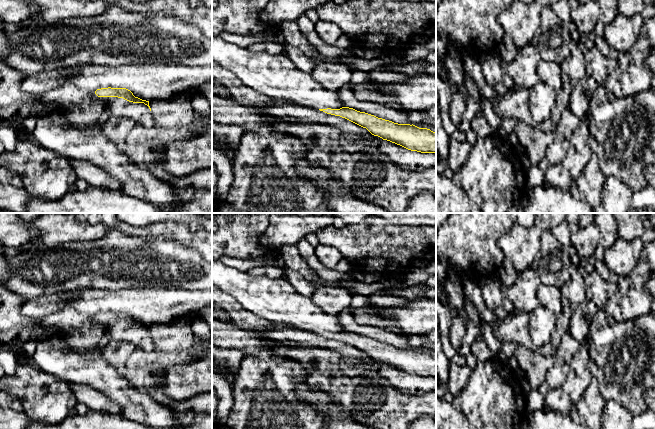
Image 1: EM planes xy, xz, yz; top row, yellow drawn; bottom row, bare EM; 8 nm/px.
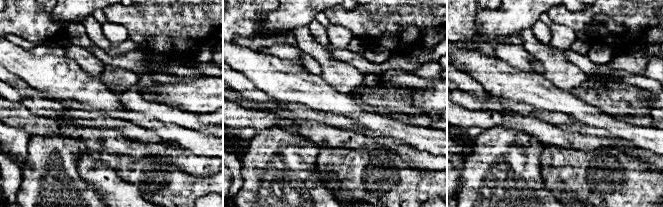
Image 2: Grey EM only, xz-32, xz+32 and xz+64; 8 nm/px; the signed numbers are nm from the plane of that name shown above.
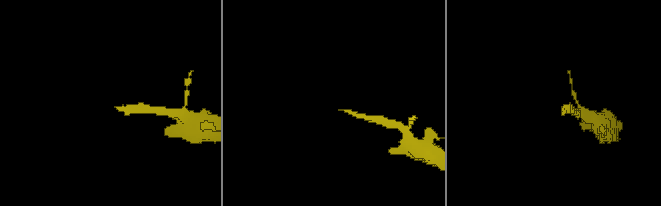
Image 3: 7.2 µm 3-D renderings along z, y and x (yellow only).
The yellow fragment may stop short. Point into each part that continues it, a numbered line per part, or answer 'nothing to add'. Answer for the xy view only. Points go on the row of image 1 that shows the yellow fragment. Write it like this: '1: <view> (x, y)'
1: xy (140, 113)

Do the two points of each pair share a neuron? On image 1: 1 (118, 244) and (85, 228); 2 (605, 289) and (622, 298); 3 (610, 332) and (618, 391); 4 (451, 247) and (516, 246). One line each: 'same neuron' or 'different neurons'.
1: different neurons
2: different neurons
3: same neuron
4: different neurons

